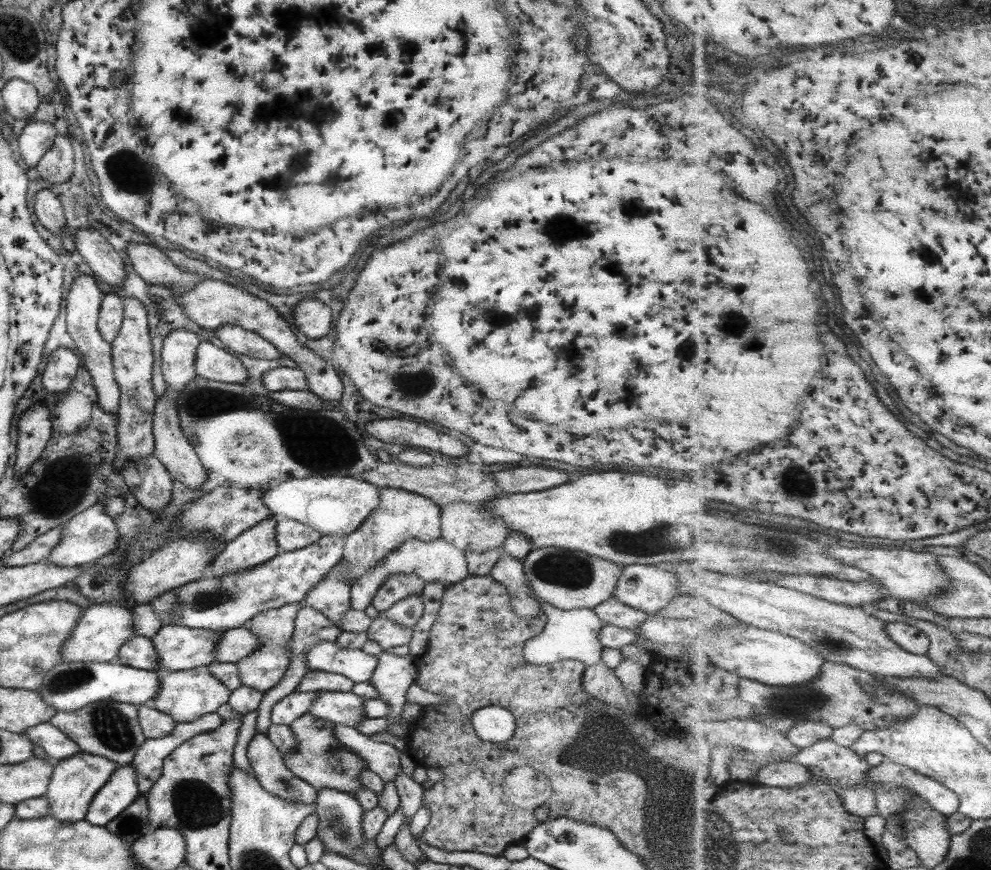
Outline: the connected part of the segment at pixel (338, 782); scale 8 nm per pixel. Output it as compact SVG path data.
M307 712L296 718L288 727L296 740L296 746L289 753L281 754L281 760L293 776L303 780L315 790L329 788L329 790L352 794L361 788L359 775L365 771L366 764L357 754L343 748L333 736L334 723Z

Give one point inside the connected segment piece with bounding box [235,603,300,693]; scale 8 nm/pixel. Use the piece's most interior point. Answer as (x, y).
(262, 669)

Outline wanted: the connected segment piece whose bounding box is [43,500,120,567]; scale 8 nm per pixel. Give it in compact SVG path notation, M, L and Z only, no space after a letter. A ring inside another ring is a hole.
M98 500L93 506L77 513L73 518L66 521L62 527L61 540L58 541L53 551L49 551L49 556L43 560L62 567L83 566L95 563L97 559L115 551L119 541L116 524L112 517L105 513L105 505L102 505L101 500Z

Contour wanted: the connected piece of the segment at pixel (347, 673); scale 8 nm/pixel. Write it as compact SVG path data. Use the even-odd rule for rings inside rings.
M322 640L308 648L306 667L341 674L353 682L368 682L380 661L380 656L369 656L360 648L342 648L334 640Z

